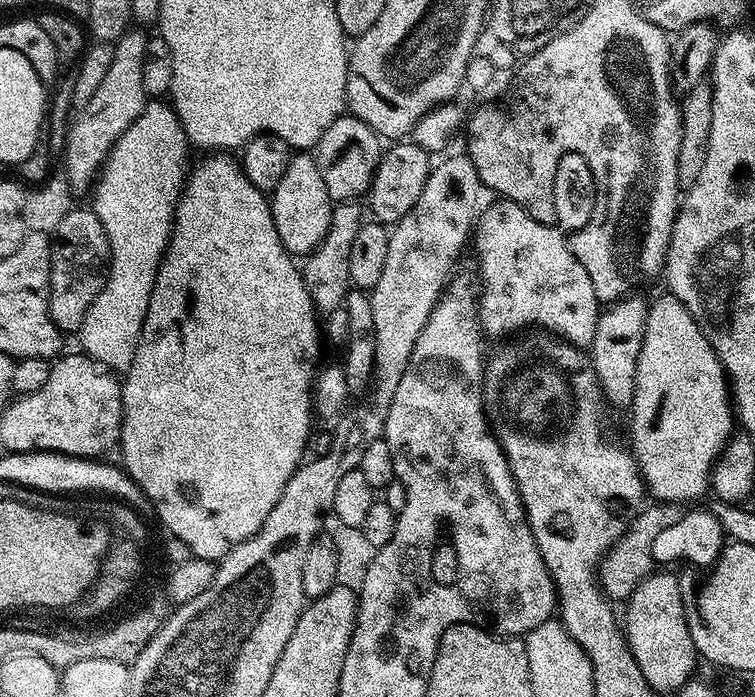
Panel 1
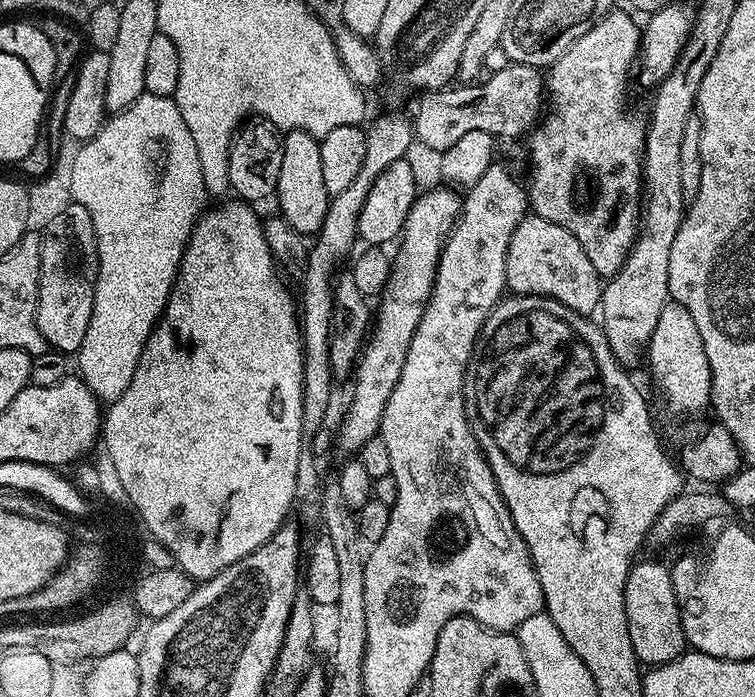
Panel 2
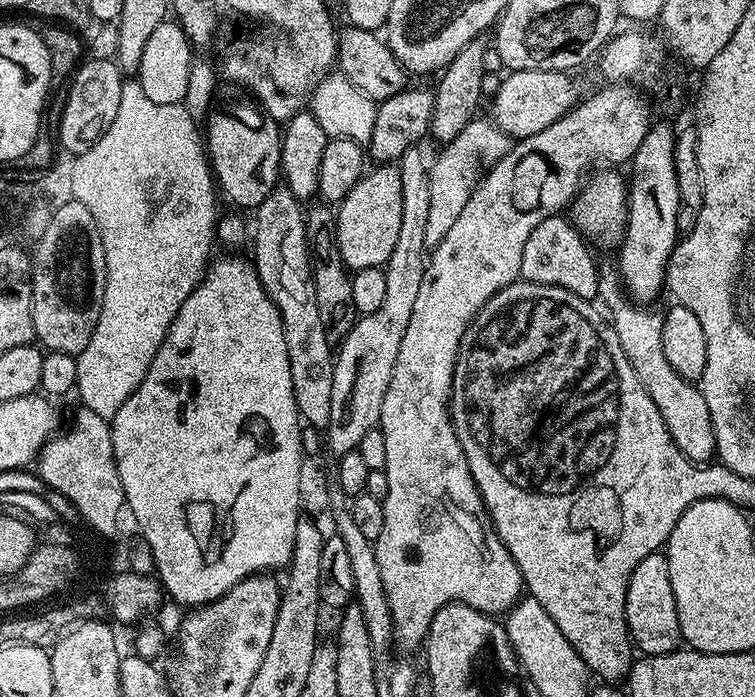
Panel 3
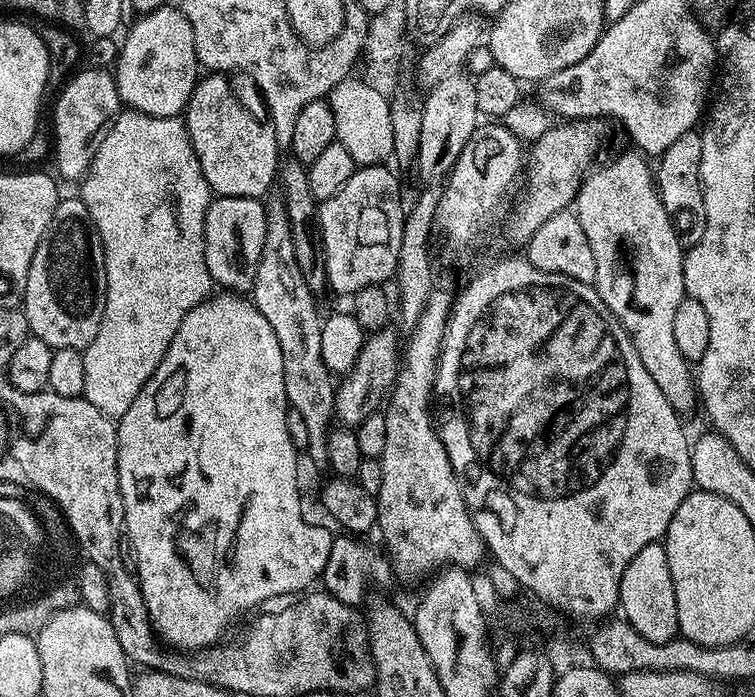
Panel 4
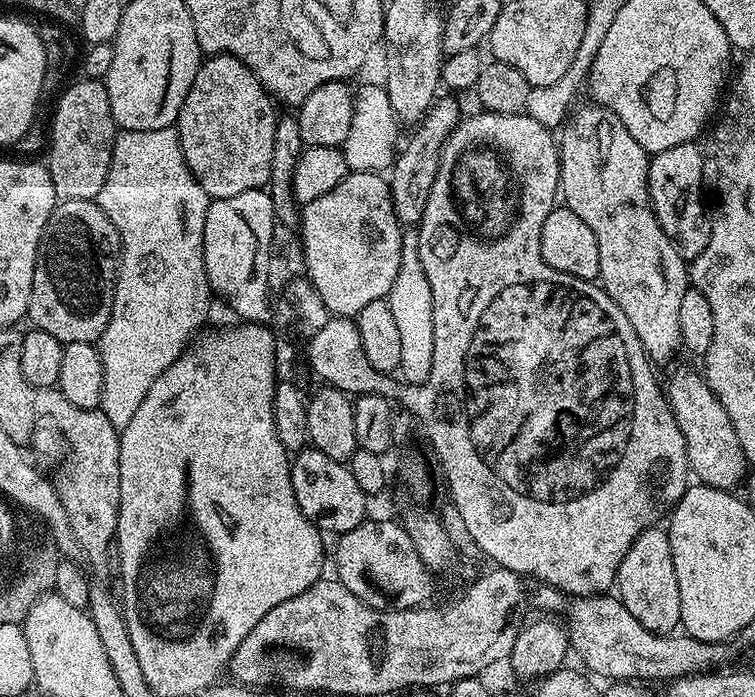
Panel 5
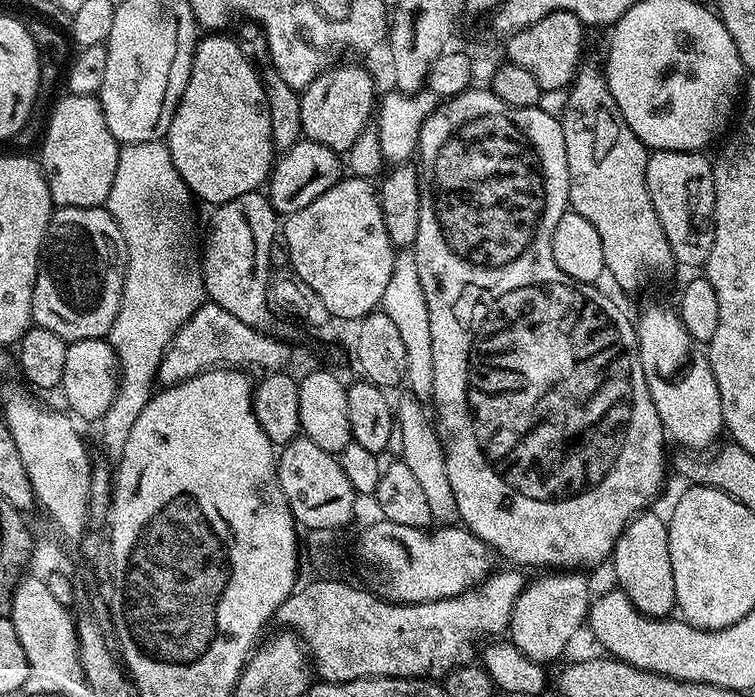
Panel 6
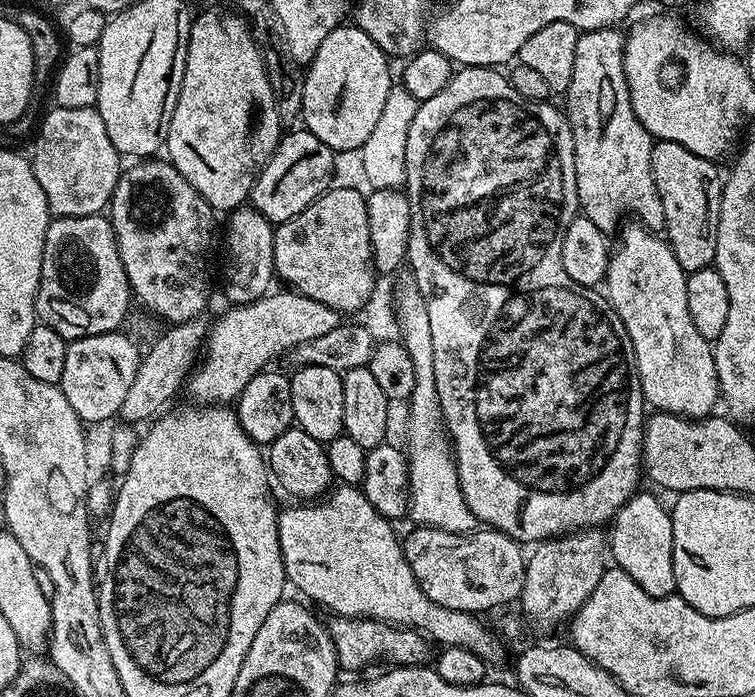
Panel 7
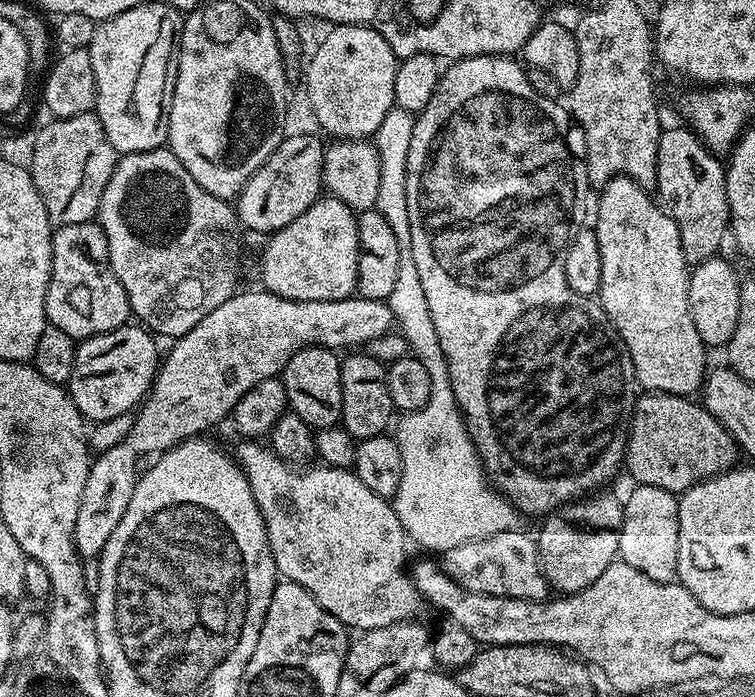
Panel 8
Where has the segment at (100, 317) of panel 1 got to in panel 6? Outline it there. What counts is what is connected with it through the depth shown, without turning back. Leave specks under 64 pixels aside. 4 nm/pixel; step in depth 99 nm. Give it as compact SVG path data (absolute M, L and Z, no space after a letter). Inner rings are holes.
M151 140L121 147L118 170L114 174L114 186L110 186L106 205L109 214L116 219L122 230L126 249L124 293L112 331L106 337L120 364L120 387L116 390L110 410L106 410L102 418L104 448L108 451L107 459L112 462L119 462L122 458L126 450L126 438L130 438L134 422L138 422L138 414L142 414L142 410L154 395L152 384L157 383L157 372L164 359L164 351L179 328L206 300L204 277L197 261L196 264L192 261L192 204L194 205L194 197L178 174L167 143Z

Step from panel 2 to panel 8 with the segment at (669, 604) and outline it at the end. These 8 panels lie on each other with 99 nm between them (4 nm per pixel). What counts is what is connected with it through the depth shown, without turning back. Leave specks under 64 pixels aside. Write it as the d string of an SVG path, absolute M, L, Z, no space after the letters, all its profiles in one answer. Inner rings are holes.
M636 484L628 500L623 501L624 521L620 531L620 555L634 570L654 578L654 582L673 583L678 570L678 510L677 493L667 492L658 486Z

